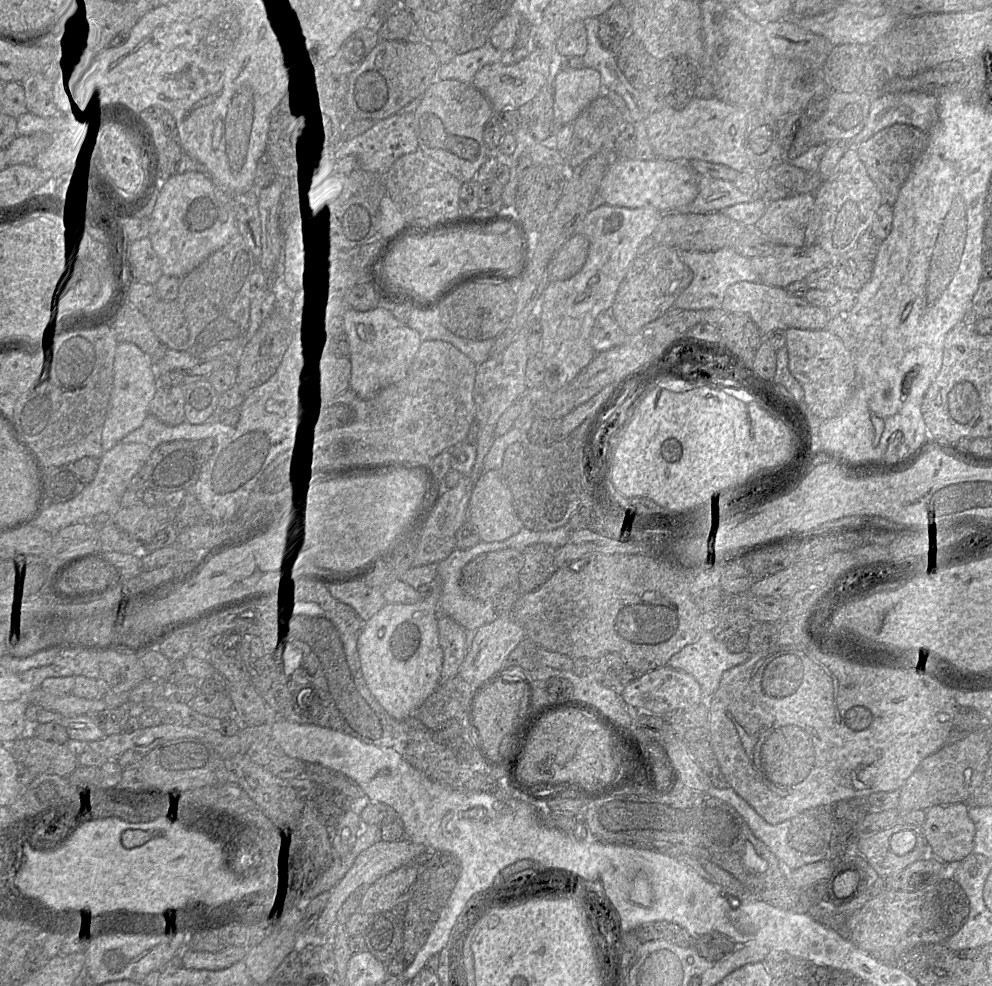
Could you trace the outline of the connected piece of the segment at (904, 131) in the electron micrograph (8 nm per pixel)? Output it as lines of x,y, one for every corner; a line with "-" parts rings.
894,124
879,131
857,147
859,158
880,191
883,203
890,206
895,204
900,189
918,164
927,146
928,132
911,125

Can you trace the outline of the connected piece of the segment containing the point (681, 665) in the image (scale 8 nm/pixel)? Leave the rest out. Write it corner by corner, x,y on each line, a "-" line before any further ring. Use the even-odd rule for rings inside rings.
706,631
697,642
685,646
681,651
672,656
667,666
691,674
701,687
704,701
709,700
715,694
722,675
726,670
746,662
751,656
752,653
747,650
740,653
730,652
725,641
717,640
712,631

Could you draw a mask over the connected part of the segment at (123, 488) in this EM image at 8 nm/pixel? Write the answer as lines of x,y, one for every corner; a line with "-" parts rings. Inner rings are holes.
149,407
149,413
148,416
146,418
146,420
143,422
142,426
138,429
136,429
135,431
131,432
130,434
128,434
124,439
122,439
117,445
114,446
113,449
105,452
101,458
99,459
99,466
98,466
98,470
97,473
95,475
95,478
93,479
93,481
88,484
81,493
79,493
75,498
73,498
72,500
69,500
67,502
64,503
52,503
50,504
48,507
45,508
45,510
41,513
41,515
39,516
39,518
35,521
35,523
33,524
36,527
39,527
41,529
44,529
48,532
51,533
56,533
57,531
68,527
71,524
75,524
78,522
90,522
92,520
93,517
99,515
99,514
113,514
114,512
116,512
121,506
125,505
125,494
126,492
130,489
130,484
131,481
133,480
133,478
139,473
139,471
146,465
148,458
151,454
151,452
161,443
163,442
167,442
167,441
173,441
173,440
179,440
179,439
187,439
187,440
204,440
206,438
215,438
216,436
225,436
227,433
229,433
231,430
233,430
232,426
229,425
224,425
224,424
214,424
212,426
206,426
206,425
202,425
202,426
195,426
192,427
192,425
186,421
184,421
181,424
178,425
167,425
165,423
161,423
157,420
156,417
154,417
151,413
150,413
150,407

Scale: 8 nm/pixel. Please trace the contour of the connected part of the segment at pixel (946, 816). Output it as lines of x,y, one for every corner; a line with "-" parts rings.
967,803
935,805
926,810
922,826
928,855
945,864
959,863
974,848
976,828

